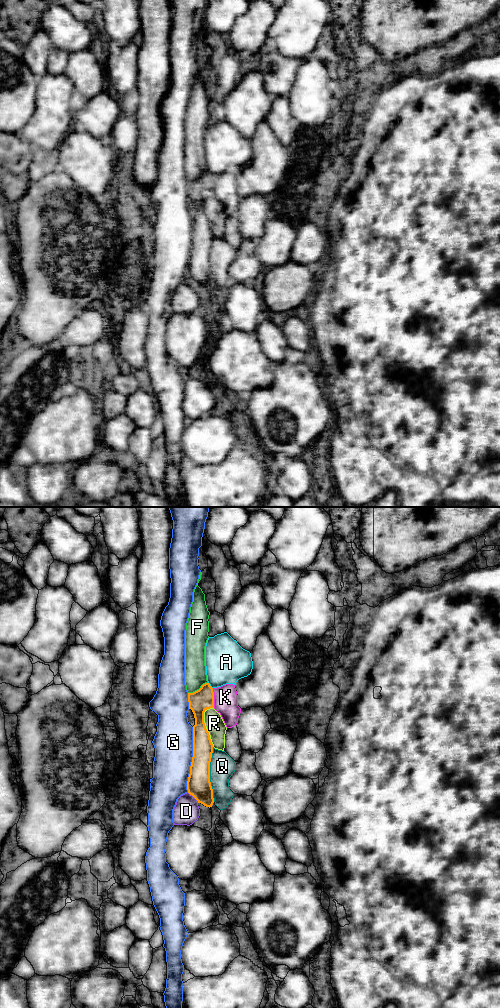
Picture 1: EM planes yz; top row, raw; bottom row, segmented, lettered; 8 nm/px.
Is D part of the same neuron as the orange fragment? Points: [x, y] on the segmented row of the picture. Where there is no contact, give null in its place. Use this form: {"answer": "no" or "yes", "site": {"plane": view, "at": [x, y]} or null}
{"answer": "no", "site": {"plane": "yz", "at": [193, 796]}}

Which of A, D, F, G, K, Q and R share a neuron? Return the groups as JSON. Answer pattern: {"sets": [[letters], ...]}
{"sets": [["A", "K"], ["D"], ["F"], ["G"], ["Q", "R"]]}

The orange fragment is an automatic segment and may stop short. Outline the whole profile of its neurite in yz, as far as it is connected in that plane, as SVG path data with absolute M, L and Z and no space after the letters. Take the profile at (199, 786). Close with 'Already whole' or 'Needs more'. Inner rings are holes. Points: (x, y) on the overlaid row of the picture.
M209 683L193 693L188 693L189 709L195 718L193 726L193 757L187 790L198 803L212 807L214 803L213 789L210 782L210 762L213 744L204 723L204 712L214 708L214 692Z. Already whole

